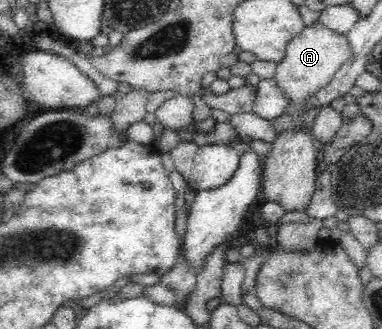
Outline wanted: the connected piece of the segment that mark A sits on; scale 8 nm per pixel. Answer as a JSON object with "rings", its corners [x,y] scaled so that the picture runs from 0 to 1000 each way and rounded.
{"rings":[[[835,58],[814,76],[793,76],[749,137],[749,161],[738,185],[723,191],[712,237],[728,267],[759,298],[757,331],[749,347],[791,350],[806,328],[801,310],[835,280],[890,210],[890,201],[916,173],[916,134],[908,112],[859,88]]]}

